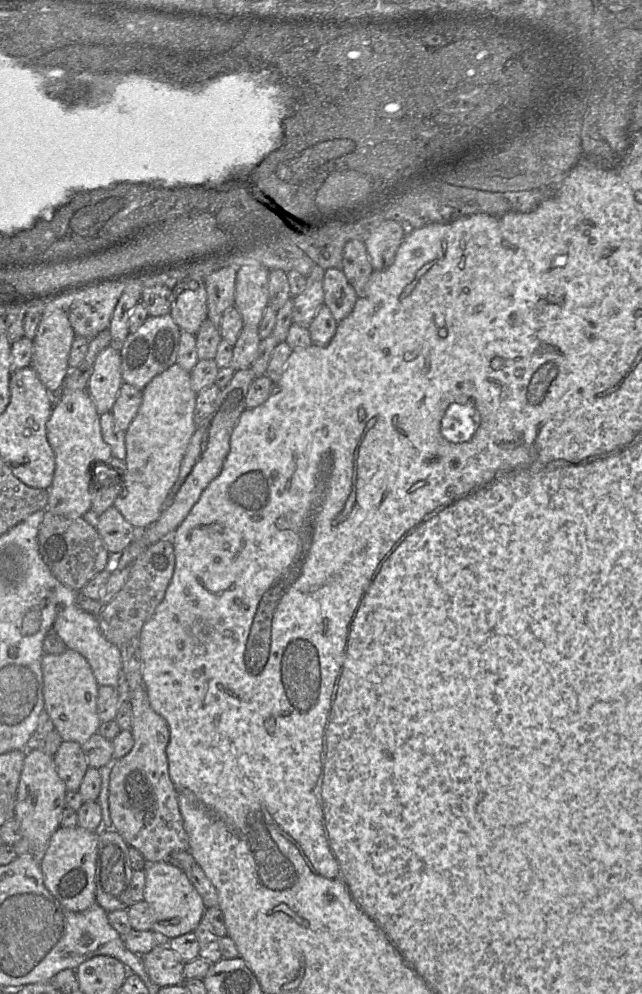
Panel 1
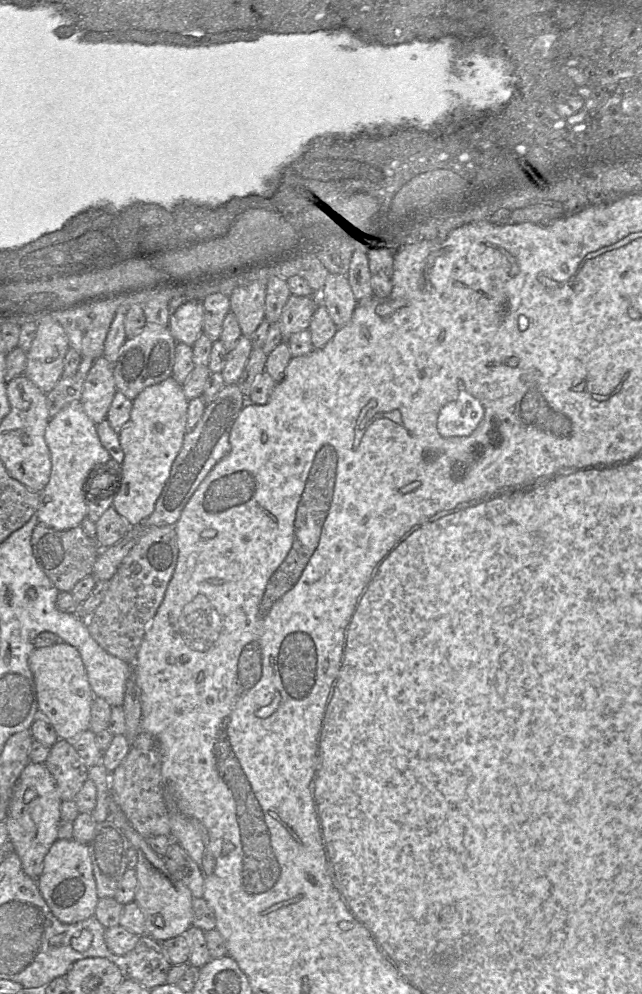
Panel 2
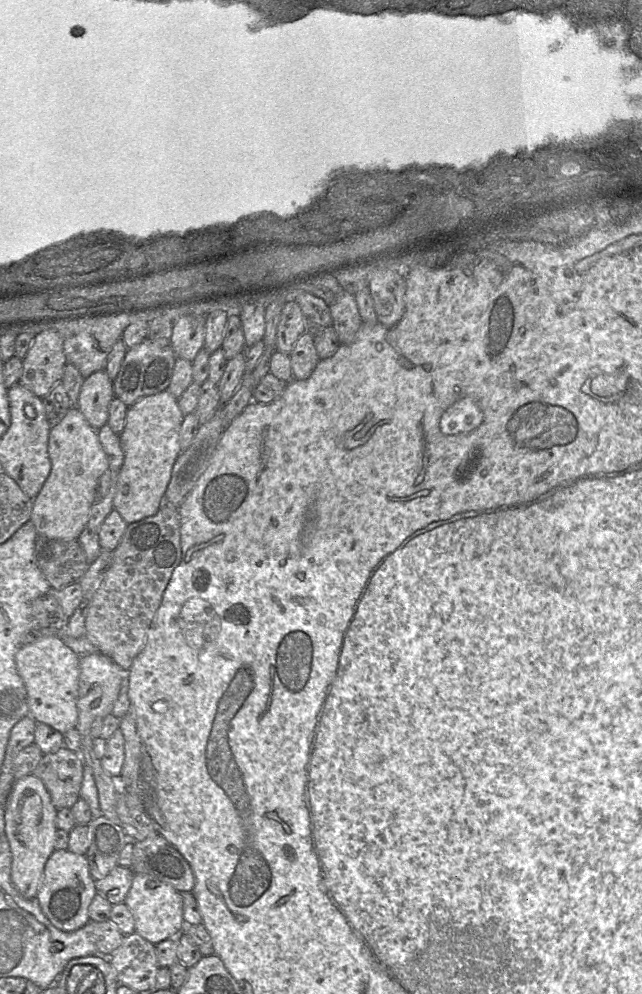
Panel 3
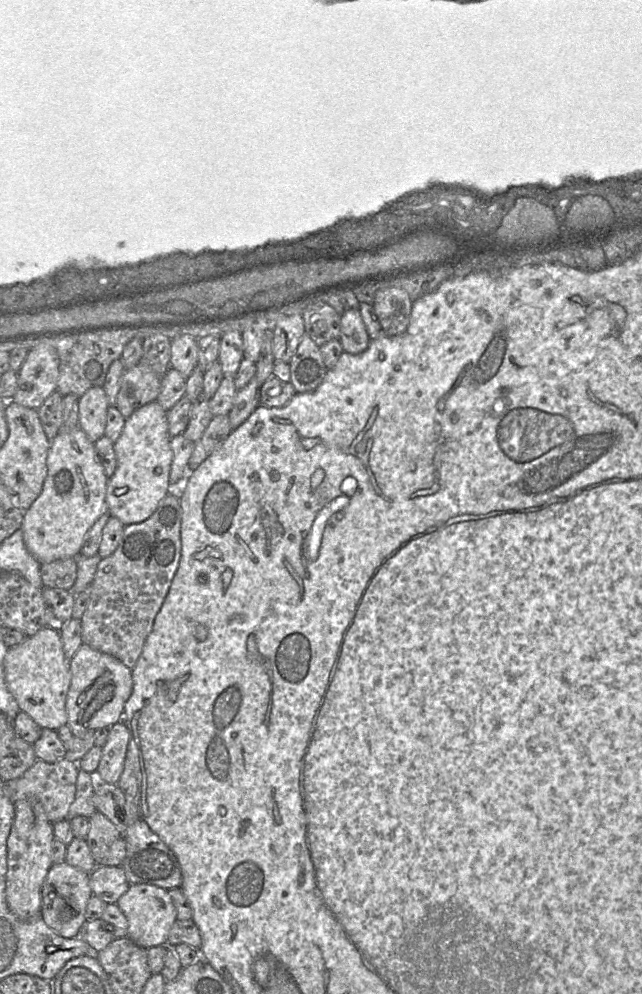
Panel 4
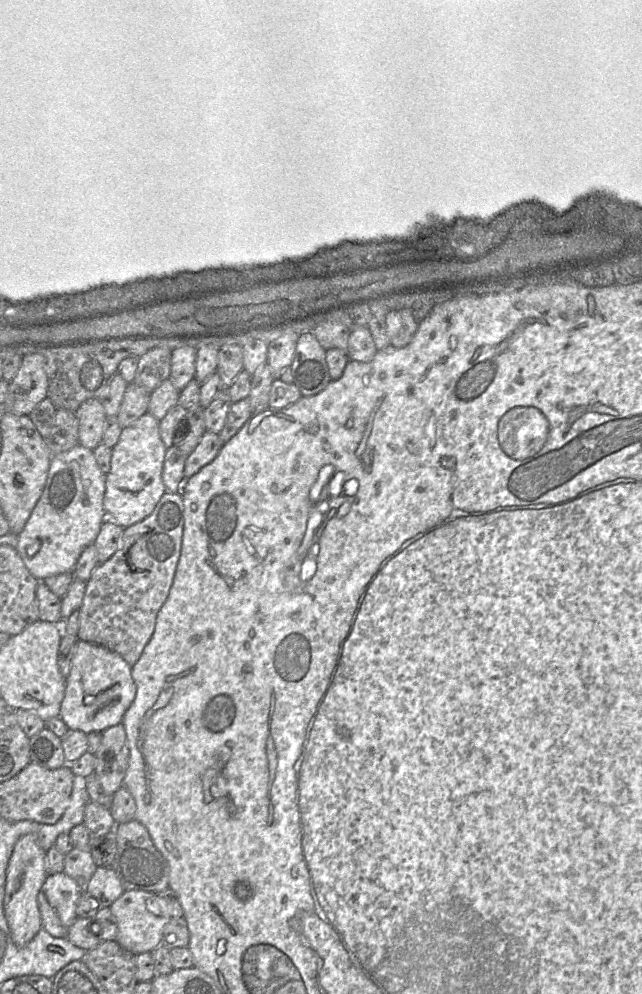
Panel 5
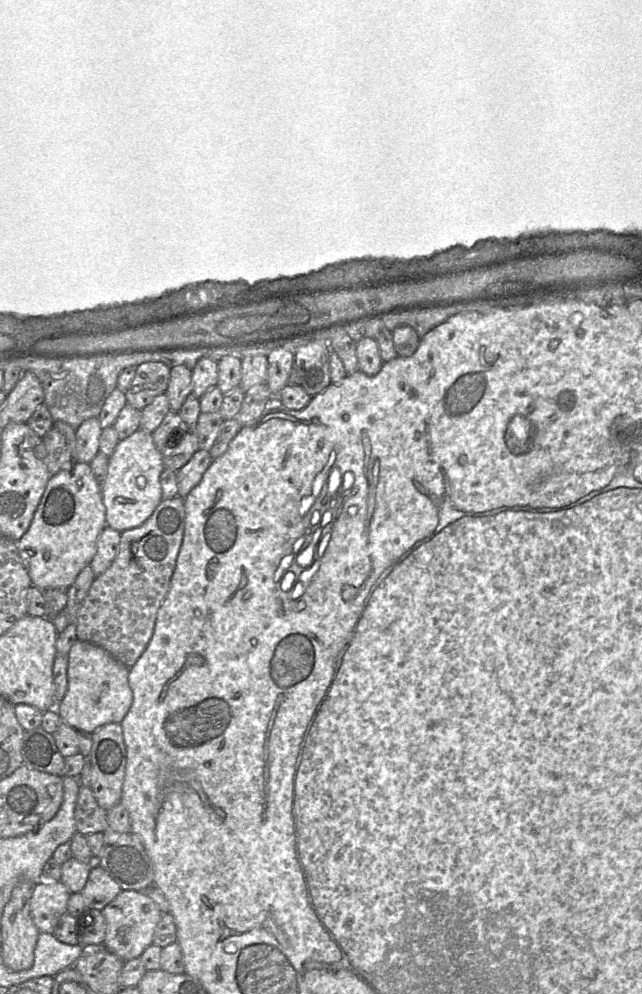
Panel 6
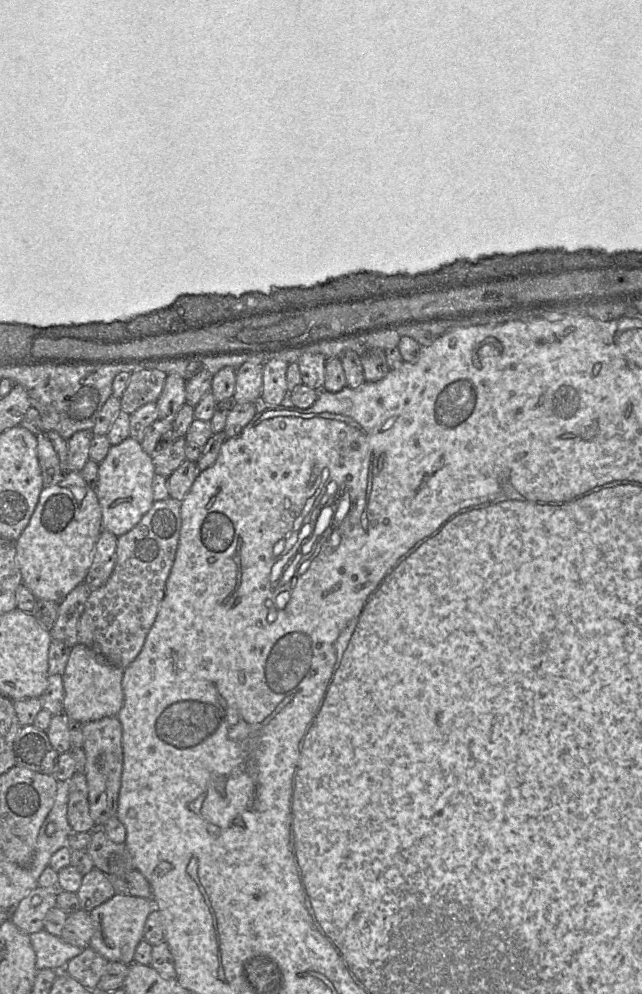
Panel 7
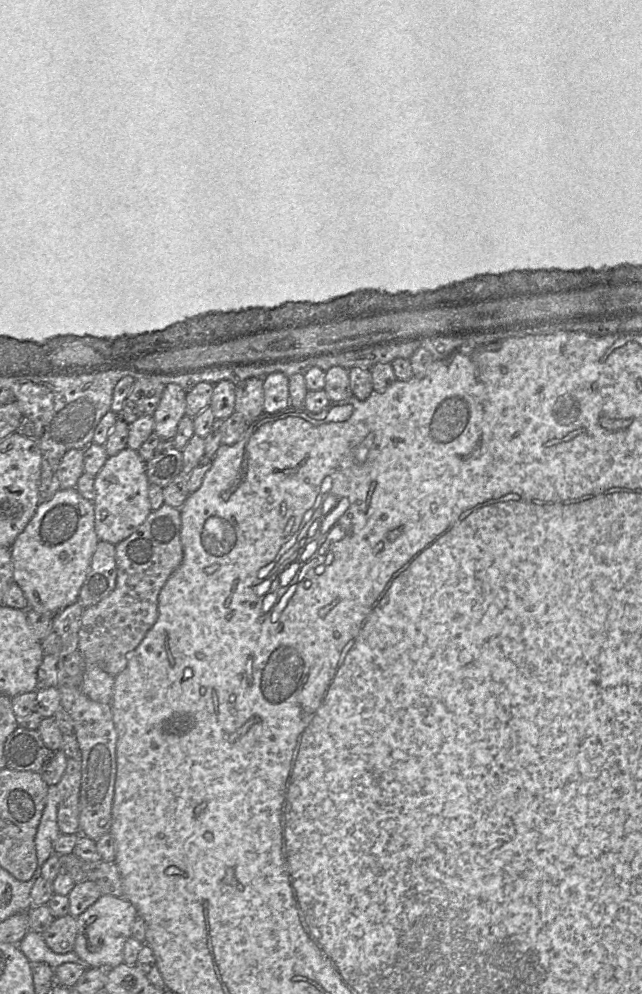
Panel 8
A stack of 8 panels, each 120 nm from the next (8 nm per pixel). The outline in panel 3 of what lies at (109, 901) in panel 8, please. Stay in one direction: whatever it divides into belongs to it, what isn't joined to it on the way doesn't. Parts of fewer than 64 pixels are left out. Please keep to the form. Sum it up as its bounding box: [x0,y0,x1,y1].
[124,873,183,944]

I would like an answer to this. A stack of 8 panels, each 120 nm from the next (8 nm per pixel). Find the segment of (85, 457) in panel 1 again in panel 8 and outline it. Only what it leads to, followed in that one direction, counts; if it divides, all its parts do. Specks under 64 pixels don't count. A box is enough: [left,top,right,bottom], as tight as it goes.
[11,487,98,615]

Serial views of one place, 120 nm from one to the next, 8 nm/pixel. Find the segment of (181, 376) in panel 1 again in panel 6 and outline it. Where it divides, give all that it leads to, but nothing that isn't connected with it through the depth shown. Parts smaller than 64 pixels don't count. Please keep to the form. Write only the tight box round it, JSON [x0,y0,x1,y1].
[101,428,165,532]

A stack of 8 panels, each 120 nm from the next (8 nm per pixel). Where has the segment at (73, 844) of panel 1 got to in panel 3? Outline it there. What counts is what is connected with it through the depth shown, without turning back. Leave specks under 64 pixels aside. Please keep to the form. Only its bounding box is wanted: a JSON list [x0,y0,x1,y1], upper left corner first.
[37,849,96,932]

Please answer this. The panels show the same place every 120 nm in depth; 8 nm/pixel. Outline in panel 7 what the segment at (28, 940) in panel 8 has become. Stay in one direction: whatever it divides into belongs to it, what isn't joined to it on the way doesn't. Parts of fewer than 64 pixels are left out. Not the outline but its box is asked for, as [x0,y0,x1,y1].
[30,929,84,970]

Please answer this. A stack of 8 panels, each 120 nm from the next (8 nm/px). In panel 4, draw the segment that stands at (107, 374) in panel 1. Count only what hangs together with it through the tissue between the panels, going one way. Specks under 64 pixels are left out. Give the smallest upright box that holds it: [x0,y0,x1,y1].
[79,387,110,443]

